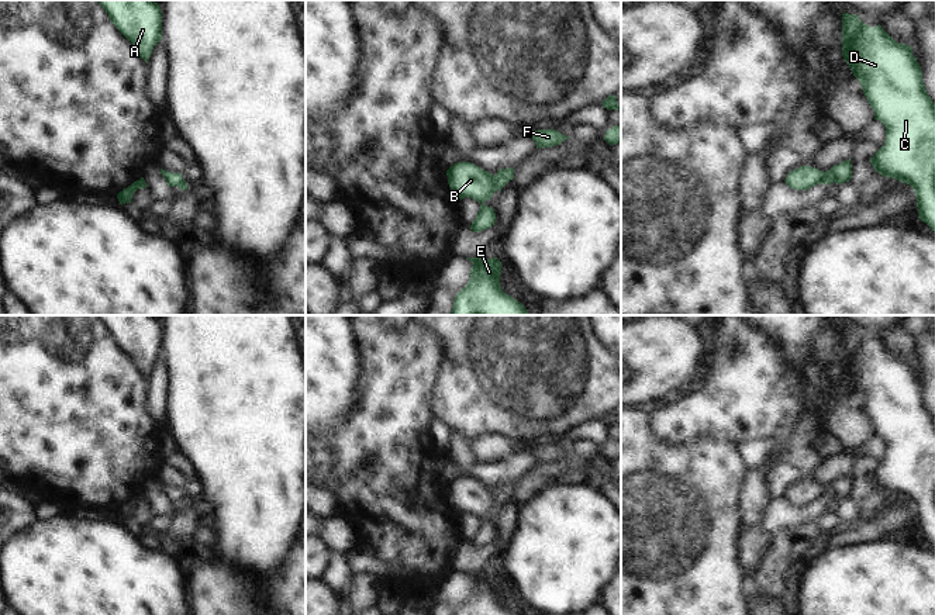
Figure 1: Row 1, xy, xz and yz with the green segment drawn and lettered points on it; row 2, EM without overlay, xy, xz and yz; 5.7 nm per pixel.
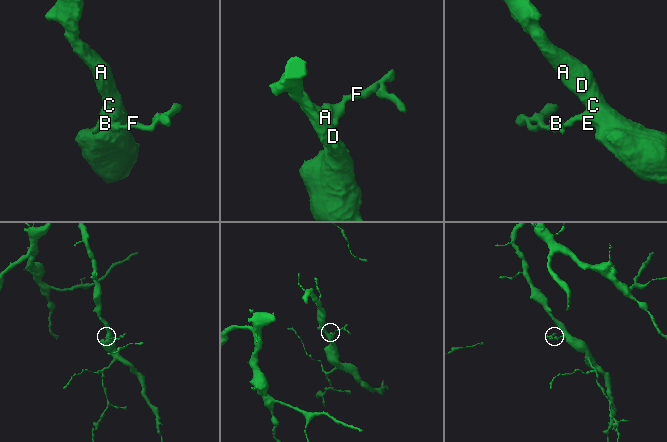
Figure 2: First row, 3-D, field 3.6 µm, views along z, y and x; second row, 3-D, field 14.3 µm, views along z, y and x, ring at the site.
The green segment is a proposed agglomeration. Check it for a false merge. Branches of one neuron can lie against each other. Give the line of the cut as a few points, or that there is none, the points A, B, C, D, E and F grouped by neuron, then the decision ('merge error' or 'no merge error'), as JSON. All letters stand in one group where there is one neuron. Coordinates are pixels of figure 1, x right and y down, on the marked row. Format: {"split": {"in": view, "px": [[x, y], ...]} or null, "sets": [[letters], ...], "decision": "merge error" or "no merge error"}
{"split": null, "sets": [["A", "B", "C", "D", "E", "F"]], "decision": "no merge error"}

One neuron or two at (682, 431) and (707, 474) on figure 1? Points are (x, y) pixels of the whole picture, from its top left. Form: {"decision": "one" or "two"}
{"decision": "two"}

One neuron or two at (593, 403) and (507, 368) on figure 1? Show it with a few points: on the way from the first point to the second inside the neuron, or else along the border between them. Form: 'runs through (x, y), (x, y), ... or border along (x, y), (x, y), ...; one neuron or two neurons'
runs through (572, 382), (566, 376), (528, 368); one neuron

